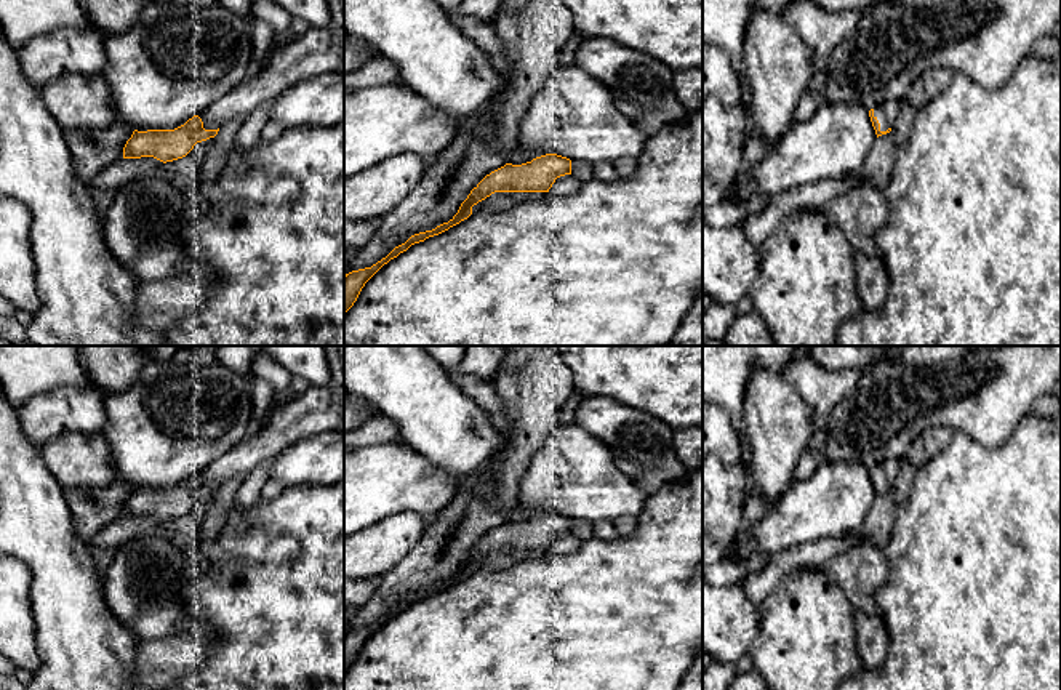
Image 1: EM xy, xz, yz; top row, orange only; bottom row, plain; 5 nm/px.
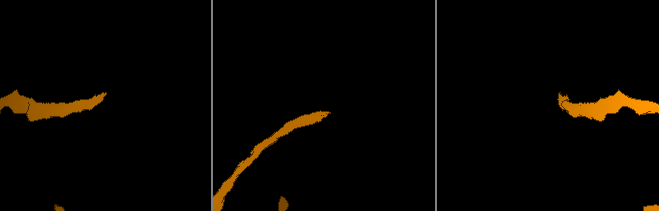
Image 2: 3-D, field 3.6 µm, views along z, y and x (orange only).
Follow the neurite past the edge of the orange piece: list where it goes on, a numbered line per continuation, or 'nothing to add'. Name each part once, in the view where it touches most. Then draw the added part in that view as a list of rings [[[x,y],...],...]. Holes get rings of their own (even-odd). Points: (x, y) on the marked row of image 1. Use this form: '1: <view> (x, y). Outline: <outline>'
1: yz (887, 112). Outline: [[[888,101],[874,109],[874,117],[880,123],[880,131],[887,131],[888,128],[893,128],[899,109],[901,109],[899,101]]]

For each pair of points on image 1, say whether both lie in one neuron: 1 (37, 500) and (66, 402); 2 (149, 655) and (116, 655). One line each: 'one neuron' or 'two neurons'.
1: two neurons
2: two neurons

